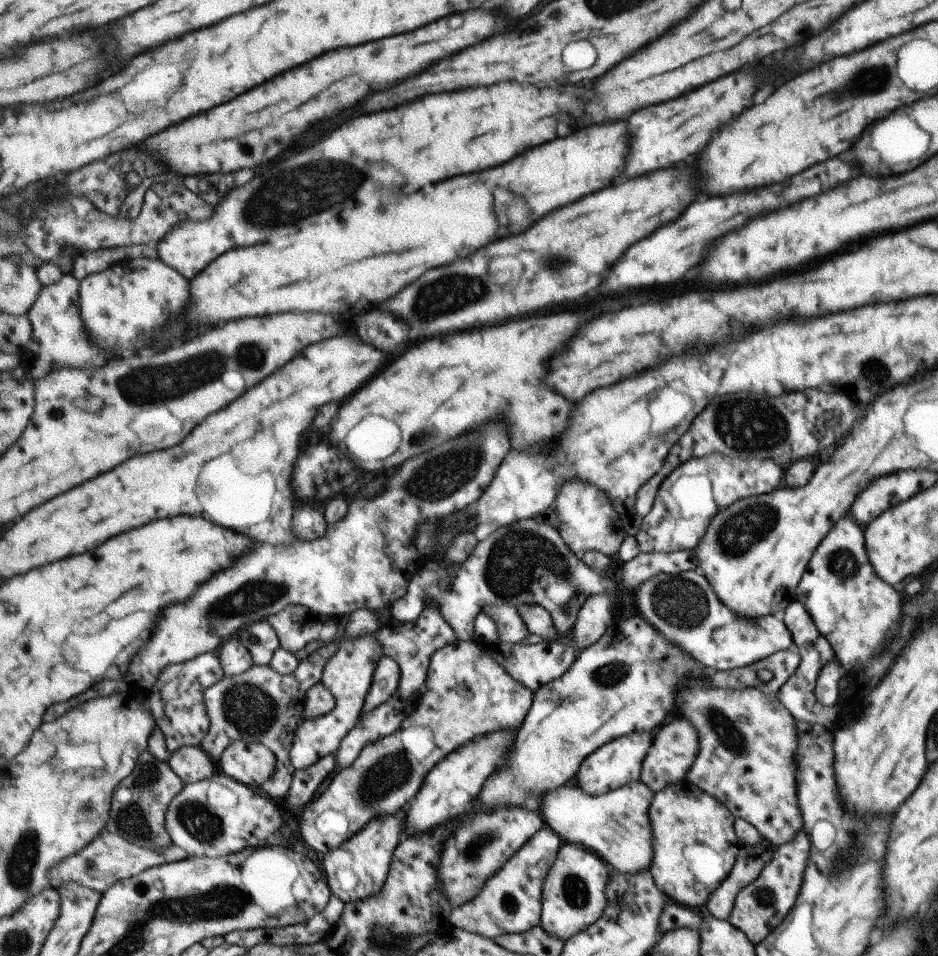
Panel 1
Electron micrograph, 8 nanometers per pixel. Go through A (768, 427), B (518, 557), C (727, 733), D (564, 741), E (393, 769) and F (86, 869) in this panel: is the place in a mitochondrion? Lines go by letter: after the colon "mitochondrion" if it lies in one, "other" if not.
A: mitochondrion
B: mitochondrion
C: mitochondrion
D: mitochondrion
E: mitochondrion
F: other

